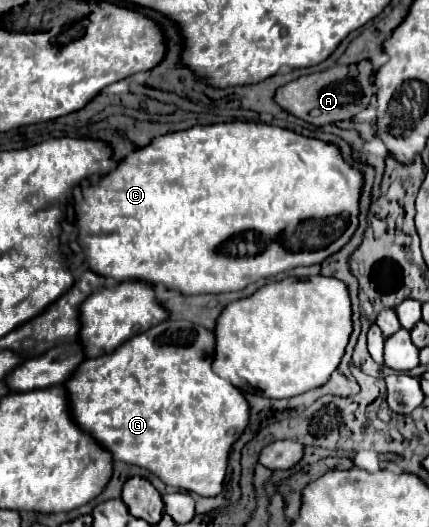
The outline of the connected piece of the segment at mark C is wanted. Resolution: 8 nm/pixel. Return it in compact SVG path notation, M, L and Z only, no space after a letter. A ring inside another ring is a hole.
M222 122L212 126L194 126L184 132L174 132L160 136L152 140L146 148L140 148L126 156L120 166L104 178L100 184L94 184L84 190L82 204L74 204L76 218L78 218L78 242L82 242L86 252L86 262L90 268L102 276L112 276L114 280L146 280L152 284L166 284L172 290L180 290L182 294L220 294L220 292L234 292L242 290L248 284L276 276L280 272L298 268L298 266L312 266L324 262L324 258L336 254L342 246L350 242L350 238L358 230L358 216L360 216L360 192L364 186L364 174L344 162L342 152L336 144L326 144L318 138L308 138L298 132L270 126L270 124L258 124L258 122Z

